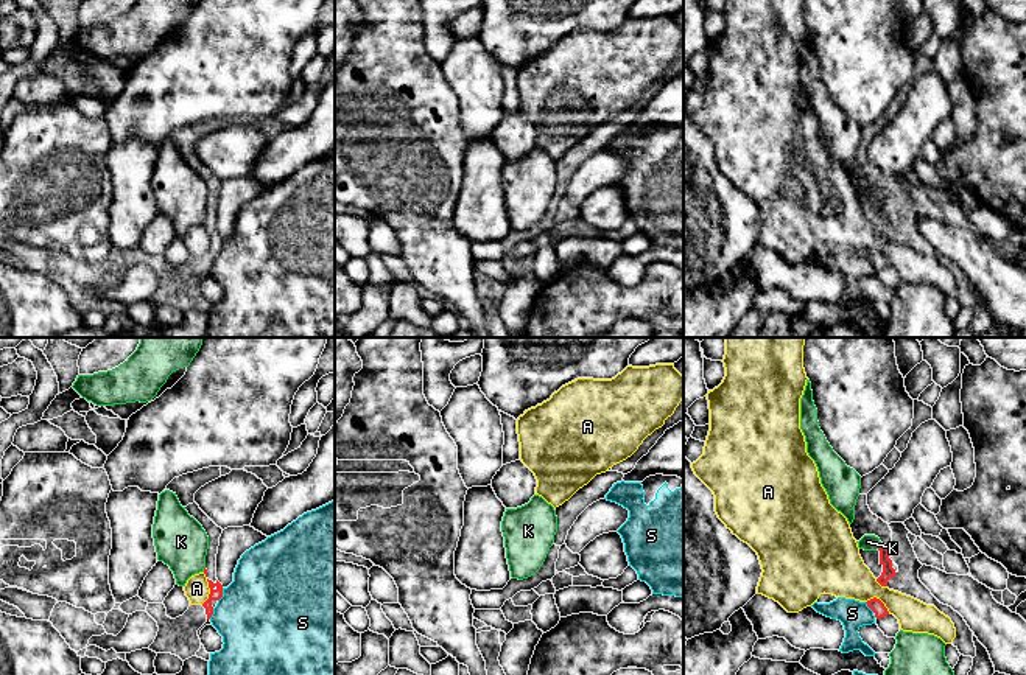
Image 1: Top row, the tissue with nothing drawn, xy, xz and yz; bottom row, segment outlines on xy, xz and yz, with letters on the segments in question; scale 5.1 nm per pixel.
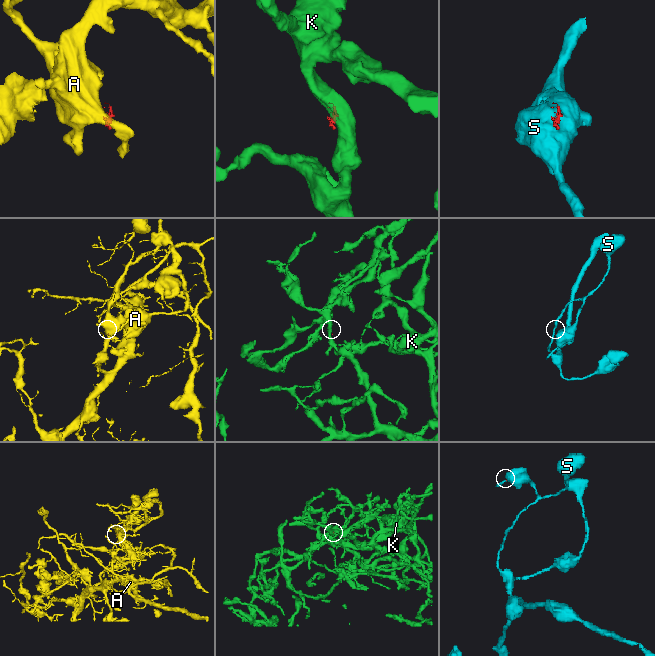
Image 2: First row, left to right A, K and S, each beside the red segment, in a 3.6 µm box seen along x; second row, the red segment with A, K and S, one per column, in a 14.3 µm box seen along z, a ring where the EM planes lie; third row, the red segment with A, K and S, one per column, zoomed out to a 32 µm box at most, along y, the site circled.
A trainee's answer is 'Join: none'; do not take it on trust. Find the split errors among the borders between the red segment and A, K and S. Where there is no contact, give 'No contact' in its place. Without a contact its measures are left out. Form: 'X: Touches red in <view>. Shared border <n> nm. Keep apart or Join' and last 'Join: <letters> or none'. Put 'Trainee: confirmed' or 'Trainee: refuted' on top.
Trainee: confirmed
A: Touches red in xy. Shared border 170 nm. Keep apart
K: Touches red in yz. Shared border 40 nm. Keep apart
S: Touches red in xy. Shared border 80 nm. Keep apart
Join: none

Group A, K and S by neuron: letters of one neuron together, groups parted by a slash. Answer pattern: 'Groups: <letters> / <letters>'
Groups: A / K / S

